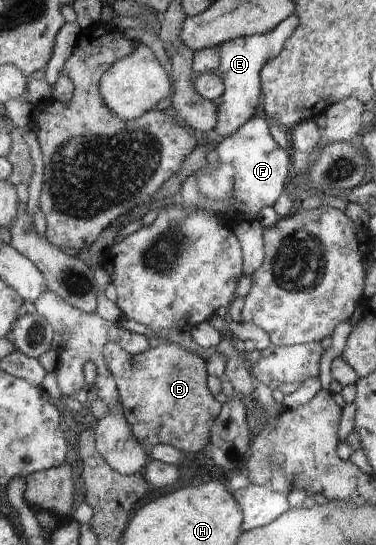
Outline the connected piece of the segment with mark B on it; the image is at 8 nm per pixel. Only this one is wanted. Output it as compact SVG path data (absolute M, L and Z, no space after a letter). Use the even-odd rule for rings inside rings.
M107 342L103 356L111 371L119 391L119 400L127 424L131 426L134 437L150 449L157 444L171 444L181 452L201 452L211 440L211 426L221 412L221 403L215 400L207 384L206 360L191 350L181 348L179 343L161 344L147 349L141 354L133 354L117 342Z

